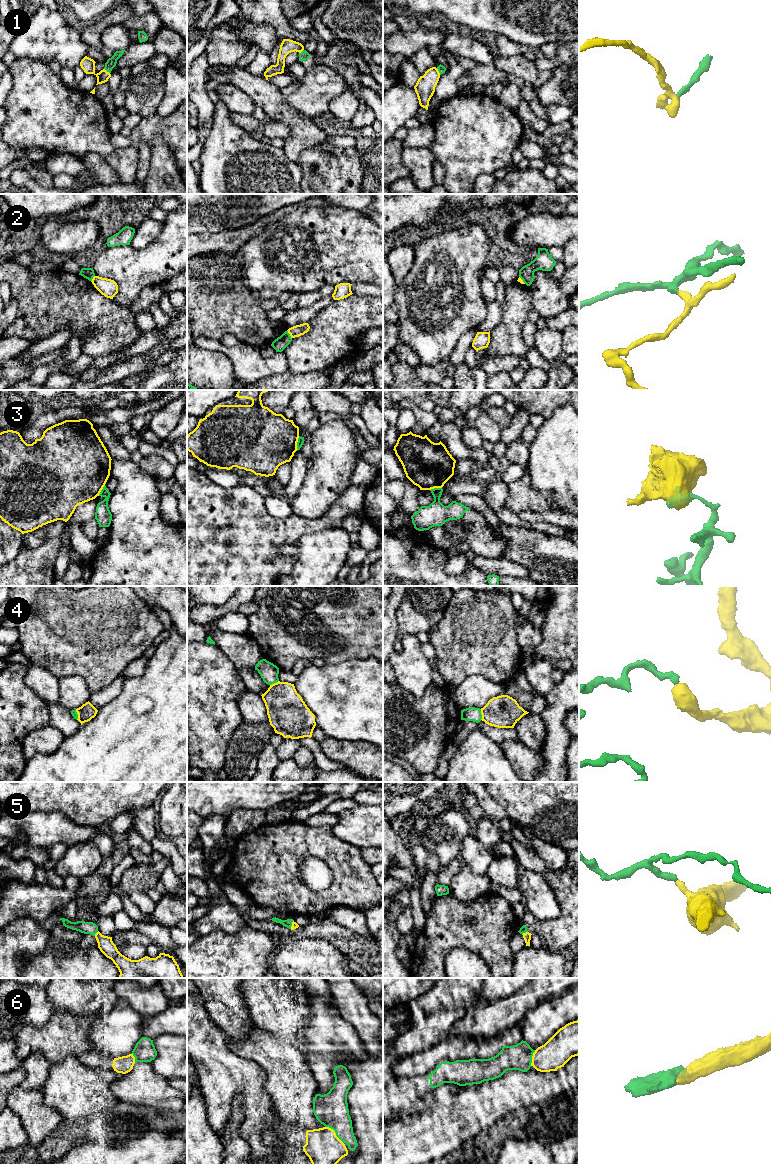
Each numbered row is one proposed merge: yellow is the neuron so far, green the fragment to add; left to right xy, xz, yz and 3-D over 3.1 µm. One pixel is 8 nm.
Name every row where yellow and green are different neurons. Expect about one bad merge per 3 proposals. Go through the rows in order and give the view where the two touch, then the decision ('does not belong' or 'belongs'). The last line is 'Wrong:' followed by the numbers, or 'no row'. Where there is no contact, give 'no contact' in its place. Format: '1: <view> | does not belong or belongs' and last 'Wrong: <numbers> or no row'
1: yz | belongs
2: xz | does not belong
3: xz | does not belong
4: yz | belongs
5: xy | belongs
6: xz | belongs
Wrong: 2, 3

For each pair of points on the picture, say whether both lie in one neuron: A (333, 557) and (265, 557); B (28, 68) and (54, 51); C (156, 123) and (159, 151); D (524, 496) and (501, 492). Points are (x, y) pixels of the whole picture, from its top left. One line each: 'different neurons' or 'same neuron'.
A: different neurons
B: different neurons
C: different neurons
D: different neurons

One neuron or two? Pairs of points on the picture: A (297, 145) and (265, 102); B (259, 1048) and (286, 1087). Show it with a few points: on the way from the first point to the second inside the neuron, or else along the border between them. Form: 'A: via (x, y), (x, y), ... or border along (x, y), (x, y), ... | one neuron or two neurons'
A: via (297, 132), (297, 126), (278, 108) | one neuron
B: via (269, 1058), (276, 1066), (280, 1077) | one neuron

